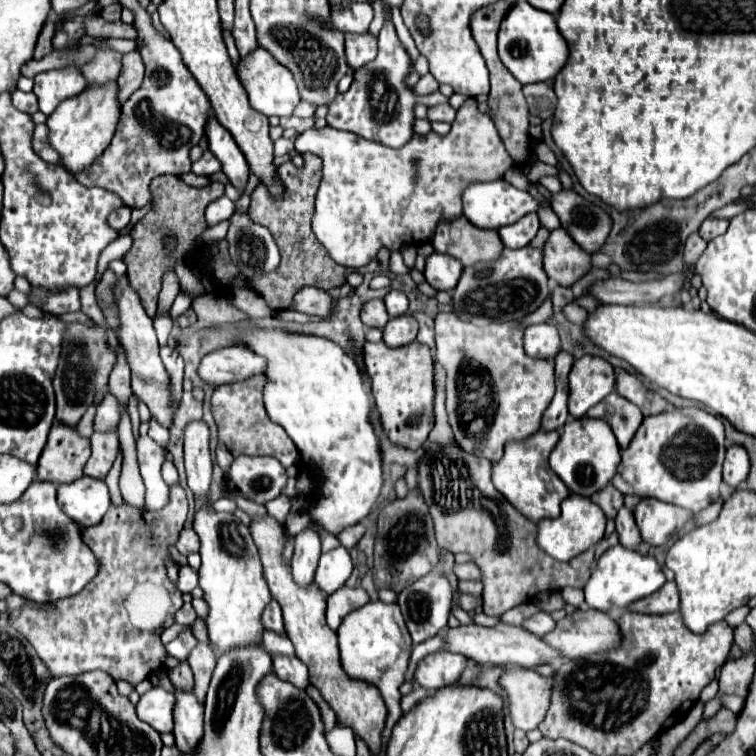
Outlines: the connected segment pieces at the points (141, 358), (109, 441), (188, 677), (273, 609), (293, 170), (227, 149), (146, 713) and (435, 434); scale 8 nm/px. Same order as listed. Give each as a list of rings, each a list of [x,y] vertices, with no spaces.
[[[121,276],[115,286],[115,300],[119,306],[121,314],[121,332],[119,332],[119,342],[125,346],[127,360],[131,366],[131,388],[143,400],[151,412],[151,416],[165,428],[173,426],[175,418],[175,408],[173,408],[173,392],[171,392],[171,378],[169,372],[165,370],[161,358],[159,358],[159,344],[153,328],[153,320],[147,316],[143,304],[139,302],[139,296],[135,290],[131,290],[127,276]]]
[[[117,428],[111,432],[93,432],[91,448],[93,448],[93,454],[91,454],[89,462],[85,464],[83,474],[91,476],[91,478],[103,478],[119,454]]]
[[[181,662],[181,666],[169,670],[169,678],[177,690],[191,690],[193,688],[193,672],[187,662]]]
[[[275,600],[269,602],[269,606],[263,610],[263,626],[265,630],[271,630],[275,634],[285,636],[285,626],[283,626],[283,618],[281,618],[281,608]]]
[[[305,154],[303,158],[305,158],[303,168],[297,168],[293,162],[285,162],[279,166],[279,176],[287,188],[287,192],[281,200],[273,200],[263,184],[257,184],[255,190],[251,192],[249,216],[255,222],[261,222],[265,228],[269,228],[269,232],[275,236],[275,242],[281,252],[279,268],[275,272],[259,276],[255,280],[245,280],[243,274],[235,268],[235,264],[227,262],[229,260],[227,242],[221,240],[219,254],[215,258],[211,258],[207,264],[203,264],[203,274],[209,274],[211,278],[215,278],[221,284],[221,290],[233,288],[233,286],[253,288],[257,294],[261,294],[267,300],[267,304],[273,310],[285,310],[291,304],[291,298],[295,296],[297,290],[301,290],[305,286],[315,286],[321,290],[329,290],[331,286],[343,286],[347,274],[353,272],[353,270],[343,268],[337,262],[333,262],[331,256],[327,254],[327,250],[321,246],[321,242],[317,242],[317,238],[311,230],[313,198],[315,198],[319,182],[321,182],[321,158],[313,156],[313,154]]]
[[[215,118],[207,122],[205,134],[209,138],[209,150],[219,158],[225,176],[239,190],[239,194],[243,194],[249,182],[249,164],[245,162],[243,152],[235,146],[231,134]]]
[[[151,688],[147,694],[141,696],[137,704],[137,716],[153,726],[159,734],[173,732],[173,708],[175,708],[175,694],[163,688]]]
[[[436,388],[434,398],[435,424],[431,430],[429,440],[437,444],[449,444],[453,442],[453,430],[447,422],[447,412],[445,412],[445,392]]]

